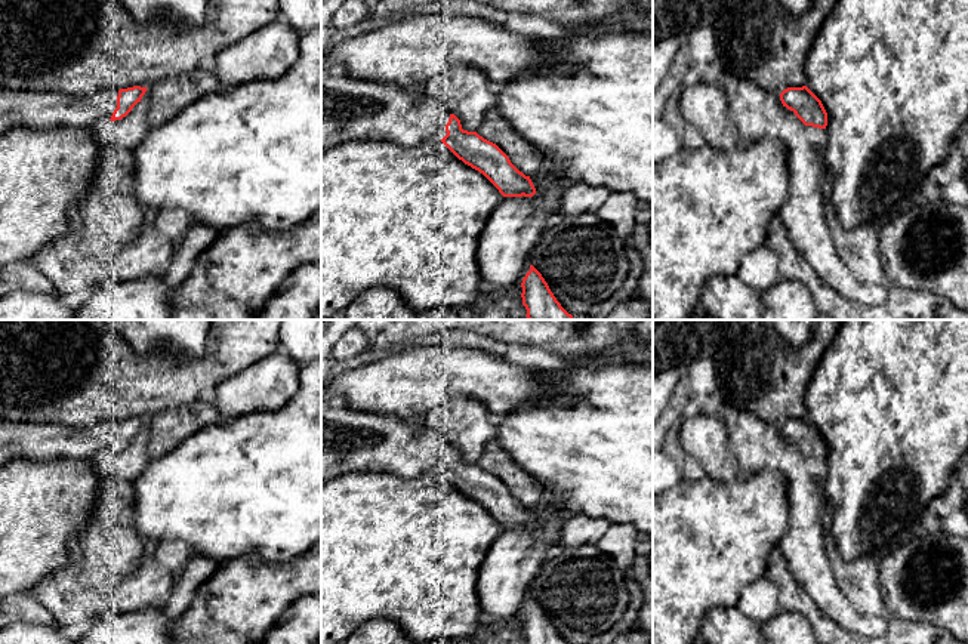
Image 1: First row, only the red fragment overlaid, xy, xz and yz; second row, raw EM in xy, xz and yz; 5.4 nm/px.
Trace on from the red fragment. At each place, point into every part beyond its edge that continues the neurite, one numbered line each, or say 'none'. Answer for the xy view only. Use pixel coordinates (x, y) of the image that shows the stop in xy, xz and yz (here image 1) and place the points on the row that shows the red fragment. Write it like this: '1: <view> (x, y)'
1: xy (18, 108)

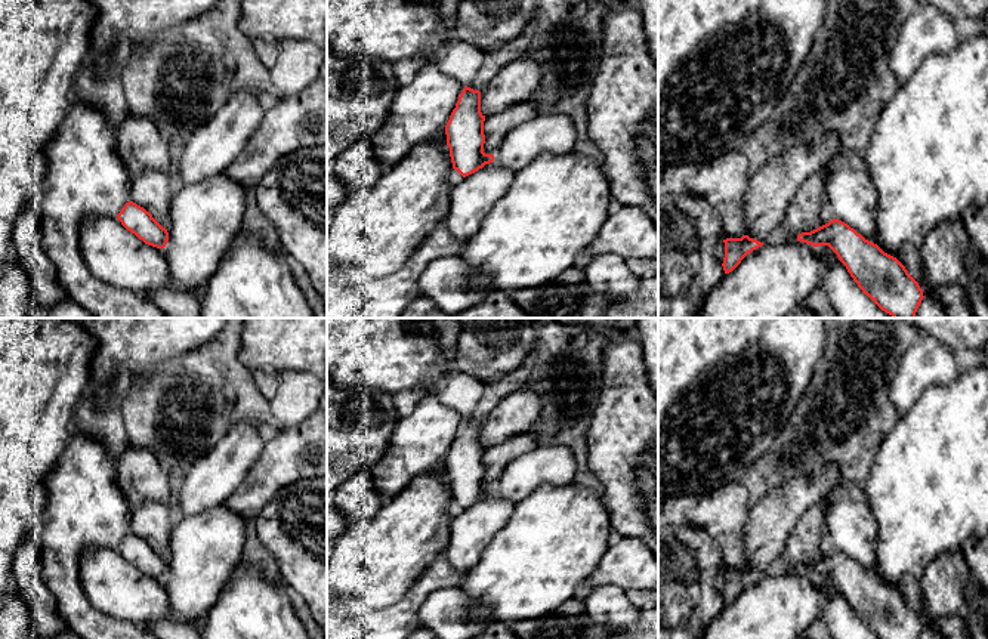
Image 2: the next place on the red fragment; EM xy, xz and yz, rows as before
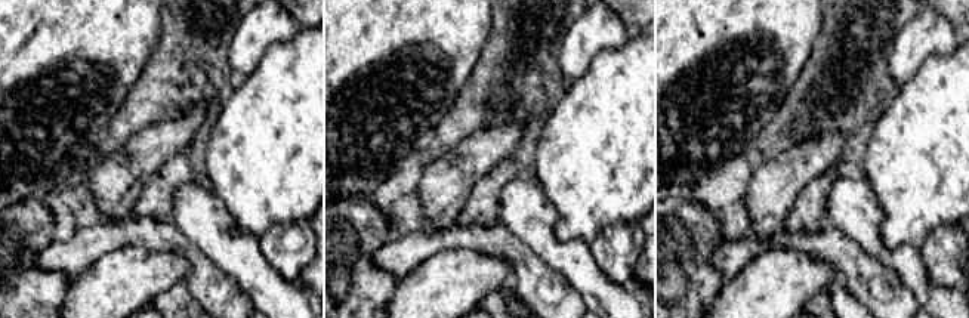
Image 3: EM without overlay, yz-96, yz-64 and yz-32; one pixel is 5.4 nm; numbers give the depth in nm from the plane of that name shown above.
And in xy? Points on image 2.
none

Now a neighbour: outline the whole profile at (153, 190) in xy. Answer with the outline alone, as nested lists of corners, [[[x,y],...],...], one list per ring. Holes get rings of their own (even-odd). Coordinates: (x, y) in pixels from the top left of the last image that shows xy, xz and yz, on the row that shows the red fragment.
[[[148,170],[133,178],[130,201],[143,207],[163,226],[170,225],[172,194],[176,189],[172,172]]]

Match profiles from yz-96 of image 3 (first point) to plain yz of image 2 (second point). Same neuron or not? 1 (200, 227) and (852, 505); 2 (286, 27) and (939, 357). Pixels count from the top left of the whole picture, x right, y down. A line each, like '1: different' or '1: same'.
1: same
2: same

